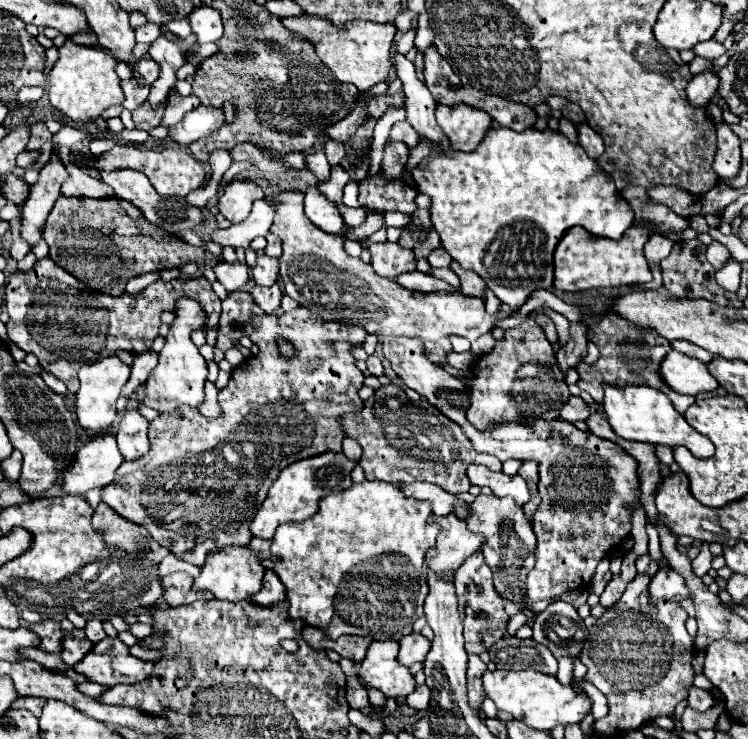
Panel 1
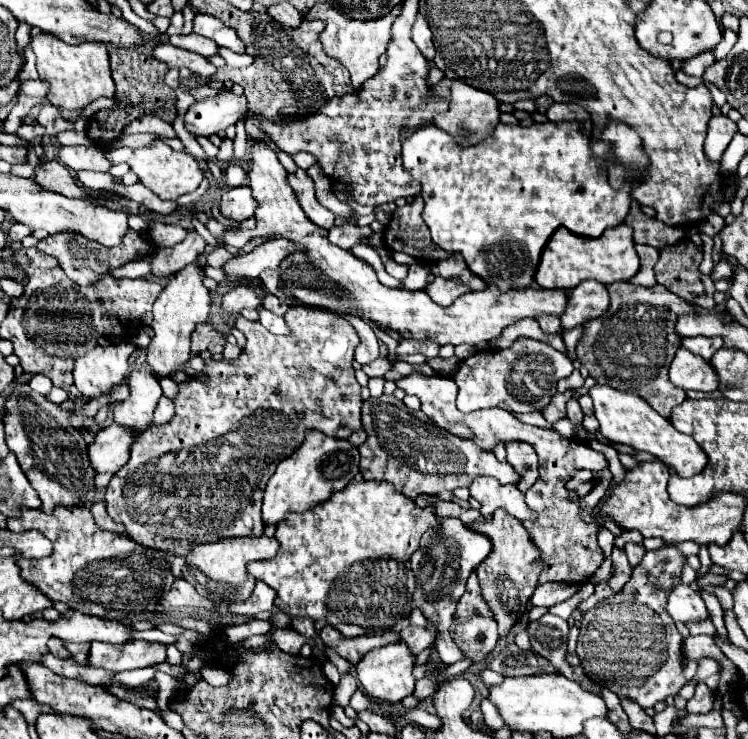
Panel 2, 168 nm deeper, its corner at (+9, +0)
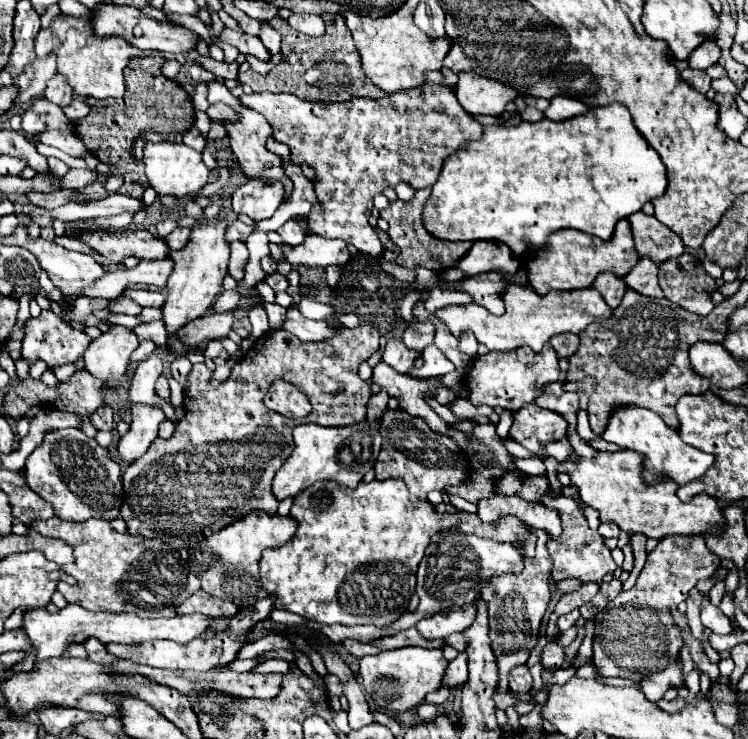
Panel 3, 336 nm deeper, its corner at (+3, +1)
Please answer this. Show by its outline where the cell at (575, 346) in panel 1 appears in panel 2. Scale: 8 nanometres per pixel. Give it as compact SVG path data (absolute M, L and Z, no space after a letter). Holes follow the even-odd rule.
M584 280L570 292L568 308L560 318L564 330L580 326L592 318L600 318L608 310L608 304L610 298L606 286L596 280Z

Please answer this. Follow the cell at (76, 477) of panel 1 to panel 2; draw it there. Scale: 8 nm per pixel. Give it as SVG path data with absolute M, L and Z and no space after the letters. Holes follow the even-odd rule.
M110 424L96 434L96 442L88 448L92 466L96 472L116 474L130 458L130 448L136 440L136 432L132 428Z

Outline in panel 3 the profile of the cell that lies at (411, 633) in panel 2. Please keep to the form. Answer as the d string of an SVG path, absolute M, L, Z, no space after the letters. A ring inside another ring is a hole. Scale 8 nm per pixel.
M464 605L464 607L452 607L448 611L436 613L434 617L422 619L416 623L416 629L420 635L424 635L424 639L442 639L448 637L456 631L466 629L476 615L476 607L474 605Z

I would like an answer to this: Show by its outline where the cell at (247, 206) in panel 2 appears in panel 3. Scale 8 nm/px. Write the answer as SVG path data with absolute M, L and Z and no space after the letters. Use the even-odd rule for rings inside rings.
M246 181L232 193L234 213L244 213L255 222L269 219L282 203L282 185L264 185L258 181Z

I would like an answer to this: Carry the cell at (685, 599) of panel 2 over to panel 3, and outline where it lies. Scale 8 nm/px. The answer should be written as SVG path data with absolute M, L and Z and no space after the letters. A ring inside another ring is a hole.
M706 605L704 609L700 609L700 615L702 615L702 623L704 623L704 627L708 627L710 631L714 631L714 633L722 633L722 635L732 633L730 619L722 613L720 607Z

